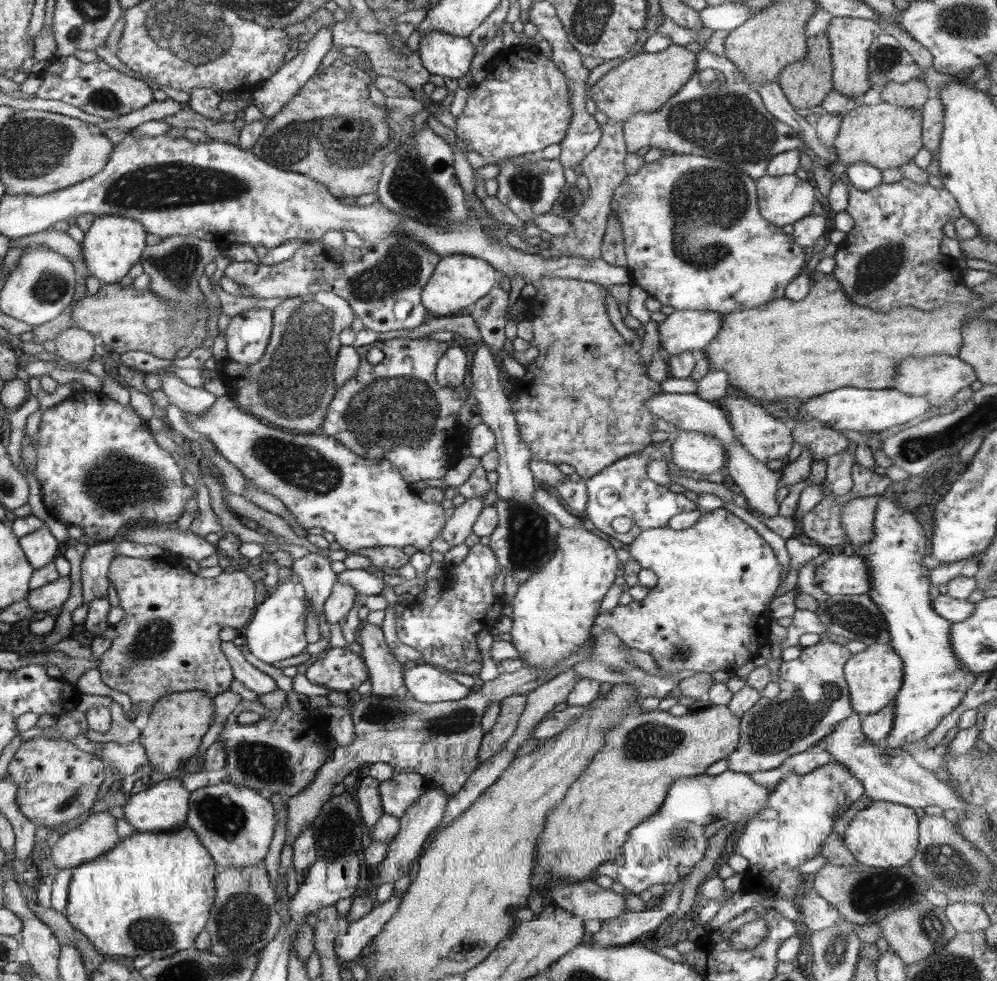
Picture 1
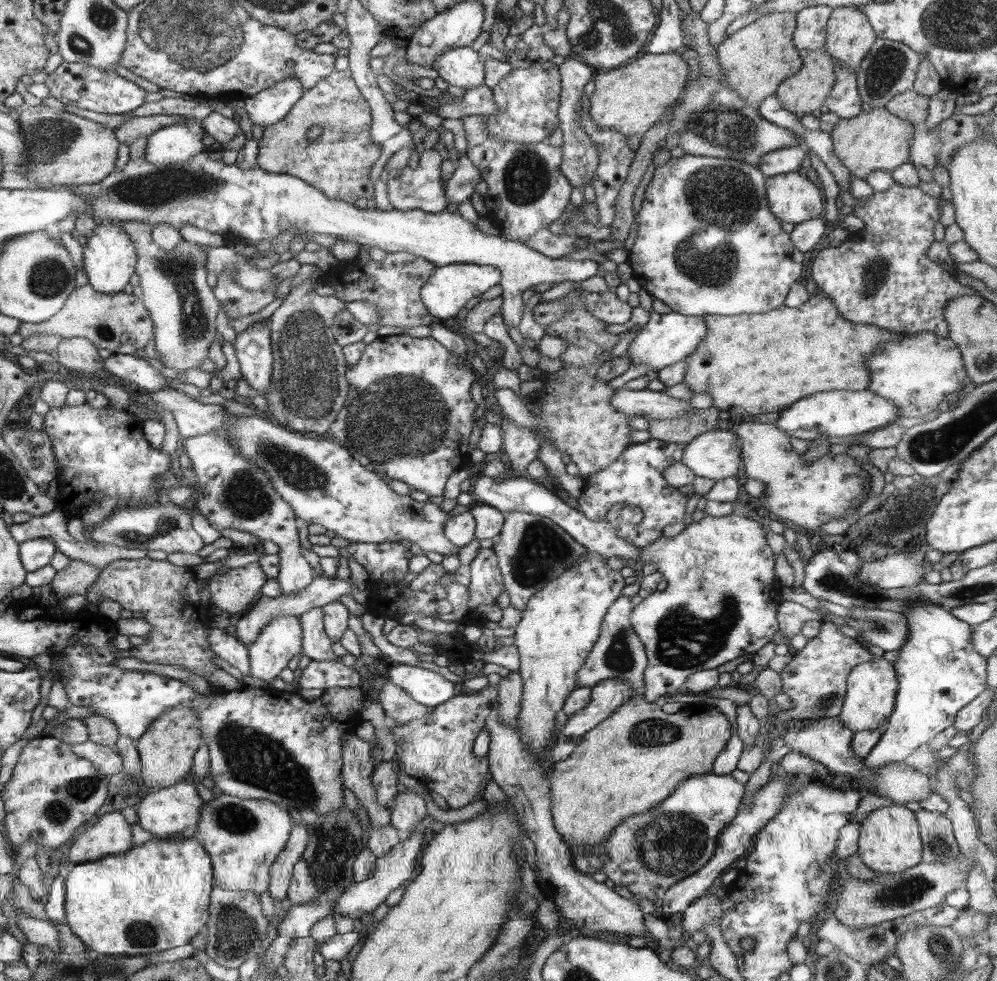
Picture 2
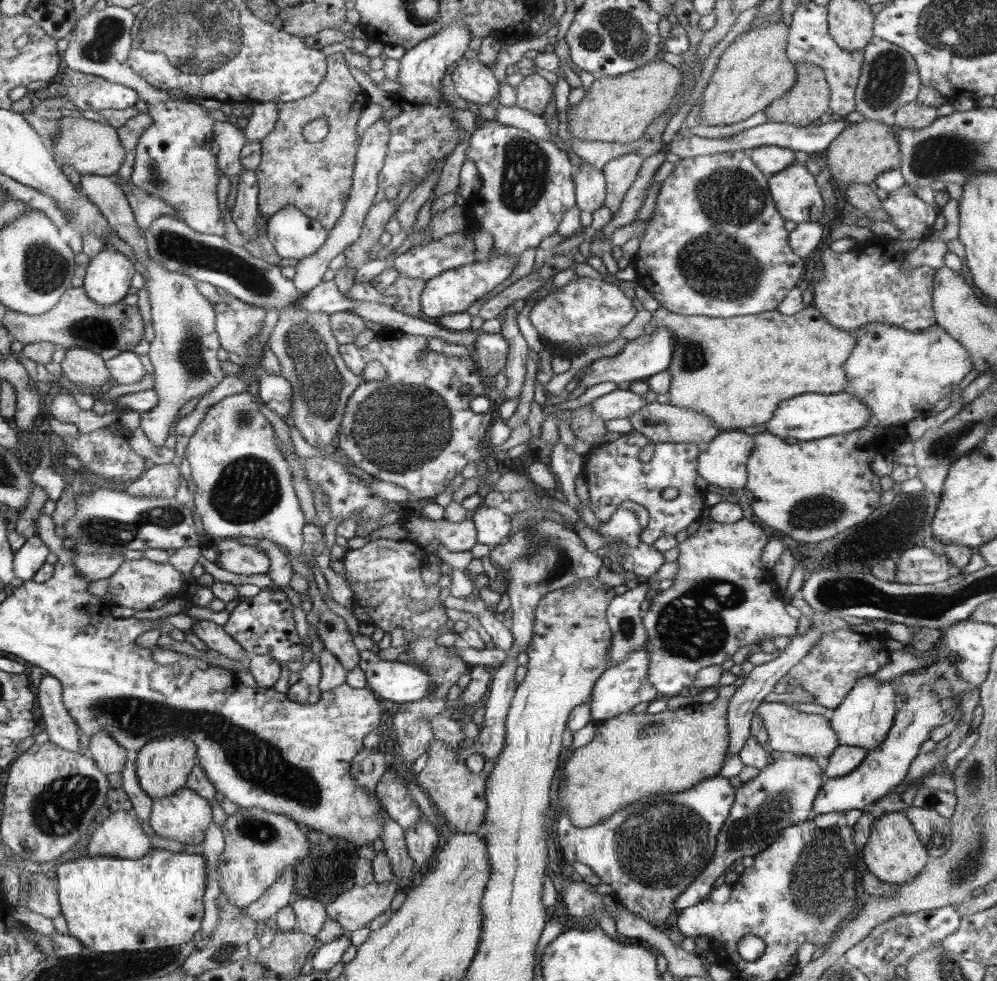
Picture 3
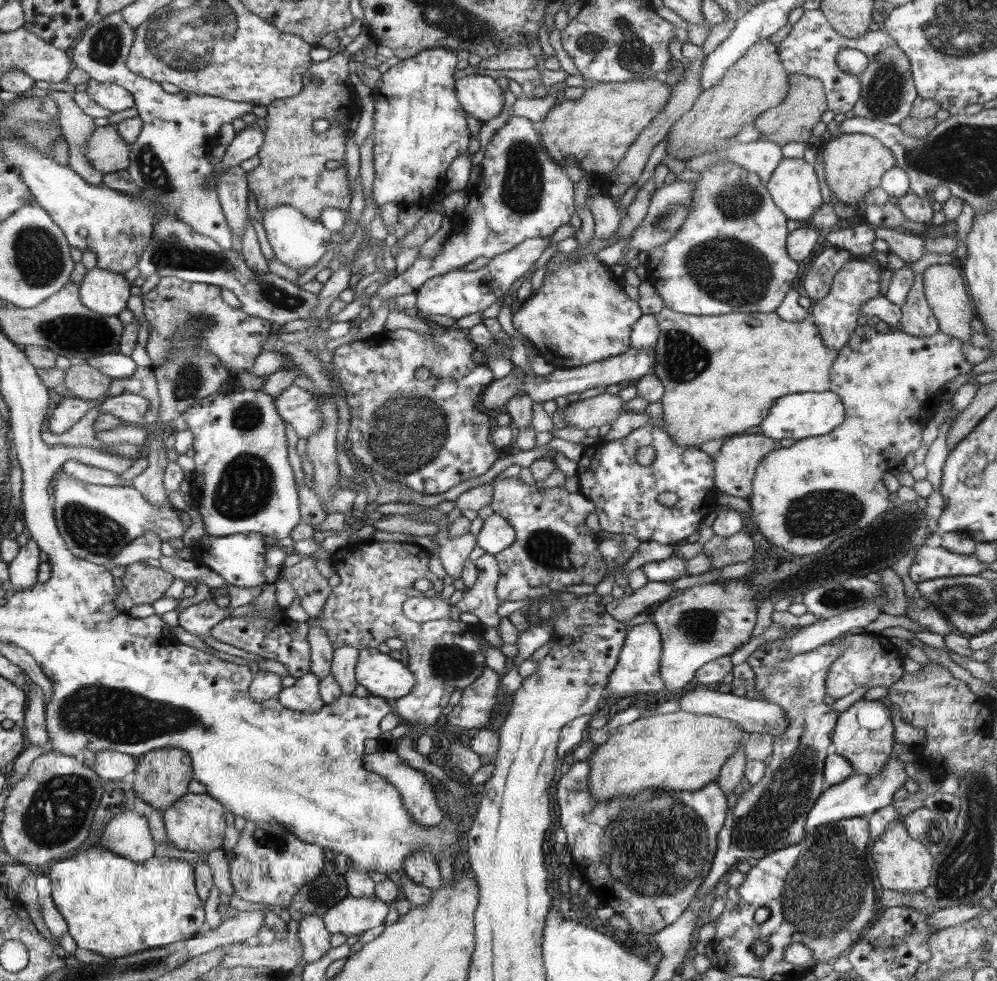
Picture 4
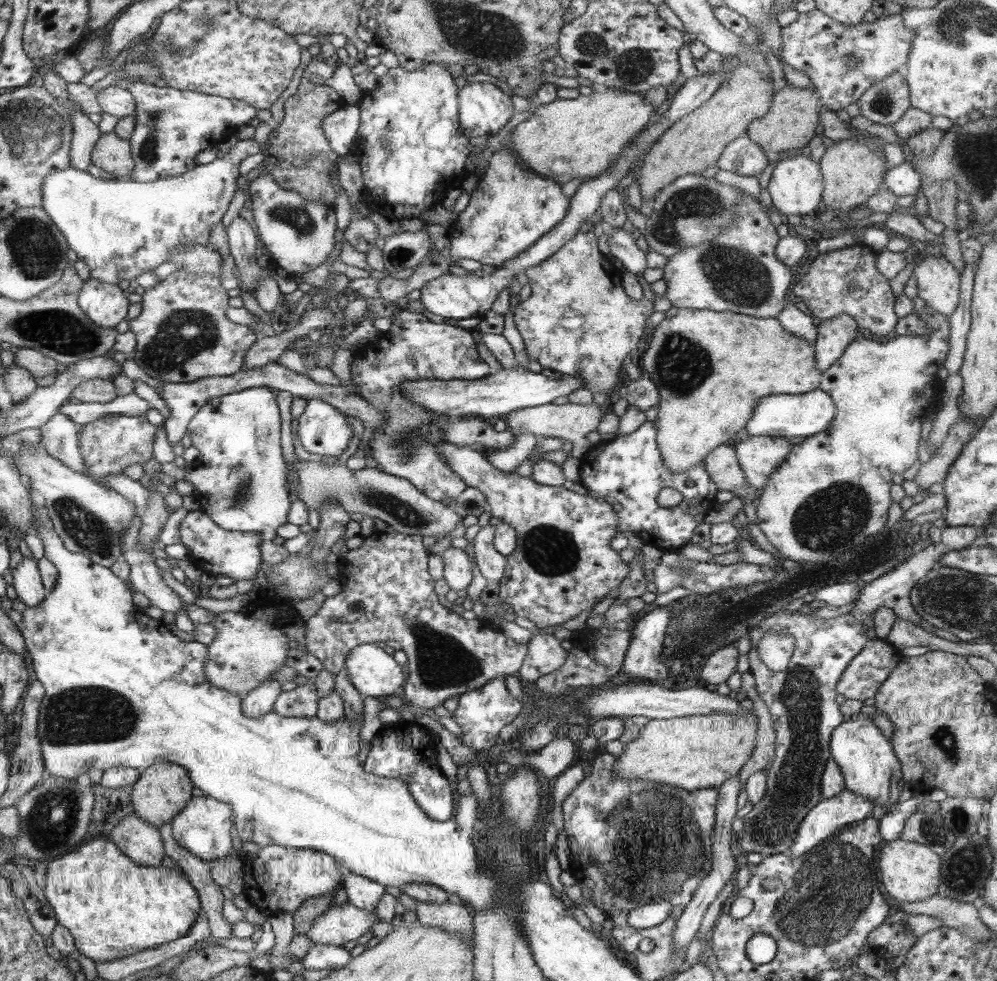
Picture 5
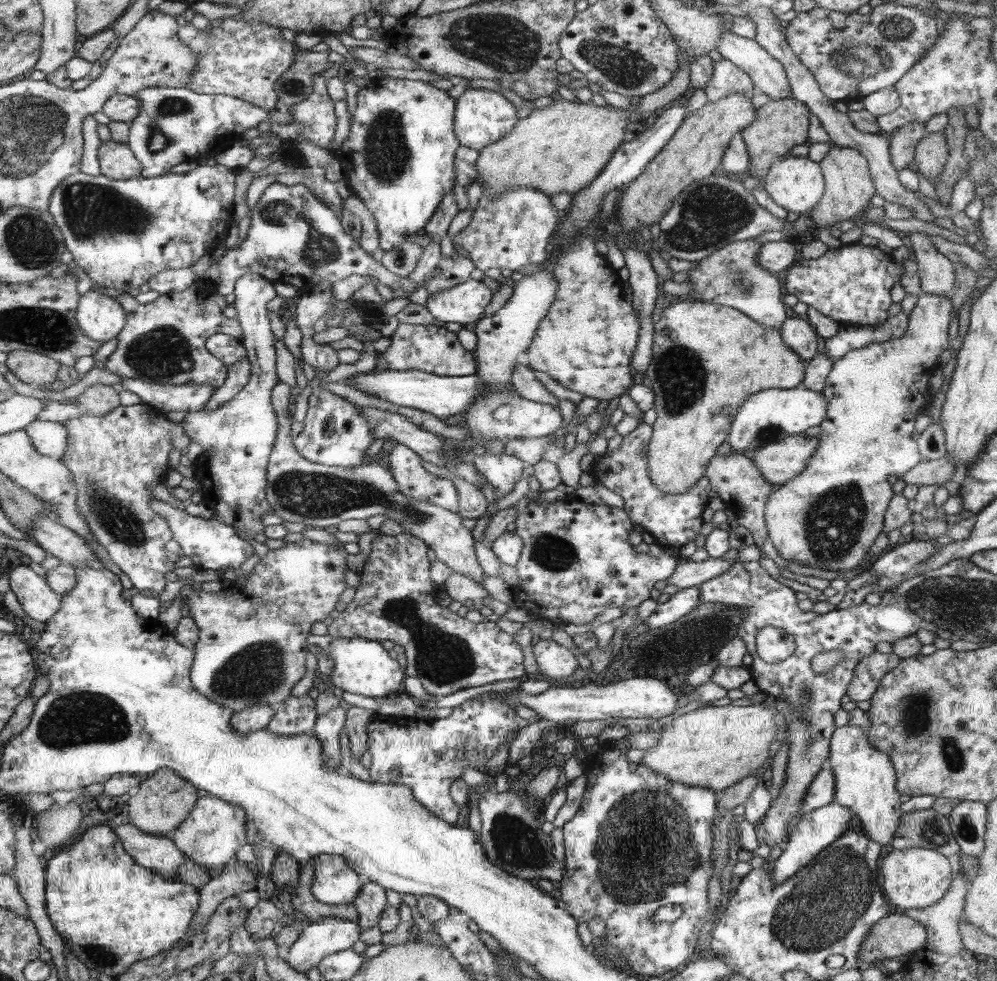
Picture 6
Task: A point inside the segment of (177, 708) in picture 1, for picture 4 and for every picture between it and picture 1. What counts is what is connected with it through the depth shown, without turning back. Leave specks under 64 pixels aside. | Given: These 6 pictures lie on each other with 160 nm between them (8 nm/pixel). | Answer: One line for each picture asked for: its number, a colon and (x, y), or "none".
2: (166, 750)
3: (162, 766)
4: (163, 775)

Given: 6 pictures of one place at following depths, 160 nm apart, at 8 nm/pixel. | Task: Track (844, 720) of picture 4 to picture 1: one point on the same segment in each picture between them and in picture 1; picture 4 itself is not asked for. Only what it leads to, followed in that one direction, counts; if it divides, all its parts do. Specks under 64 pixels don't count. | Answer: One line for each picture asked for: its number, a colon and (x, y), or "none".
1: (873, 676)
2: (871, 686)
3: (865, 717)

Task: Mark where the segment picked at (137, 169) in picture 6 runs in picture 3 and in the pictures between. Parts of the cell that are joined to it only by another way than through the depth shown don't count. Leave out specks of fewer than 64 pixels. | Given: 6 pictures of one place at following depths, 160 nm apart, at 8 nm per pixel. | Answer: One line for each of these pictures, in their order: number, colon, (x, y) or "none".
3: (91, 147)
4: (107, 151)
5: (112, 153)

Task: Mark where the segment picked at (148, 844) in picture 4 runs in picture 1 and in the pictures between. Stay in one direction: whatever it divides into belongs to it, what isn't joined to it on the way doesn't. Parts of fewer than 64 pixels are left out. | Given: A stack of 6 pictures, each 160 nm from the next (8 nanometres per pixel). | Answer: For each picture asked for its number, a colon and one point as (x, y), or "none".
1: (97, 834)
2: (109, 834)
3: (119, 835)

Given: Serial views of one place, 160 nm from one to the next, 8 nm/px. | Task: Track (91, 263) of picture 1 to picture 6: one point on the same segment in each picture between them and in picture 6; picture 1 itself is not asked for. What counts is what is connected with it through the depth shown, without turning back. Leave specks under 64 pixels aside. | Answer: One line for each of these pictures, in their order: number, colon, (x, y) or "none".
2: (109, 257)
3: (107, 279)
4: (105, 292)
5: (105, 304)
6: (101, 317)

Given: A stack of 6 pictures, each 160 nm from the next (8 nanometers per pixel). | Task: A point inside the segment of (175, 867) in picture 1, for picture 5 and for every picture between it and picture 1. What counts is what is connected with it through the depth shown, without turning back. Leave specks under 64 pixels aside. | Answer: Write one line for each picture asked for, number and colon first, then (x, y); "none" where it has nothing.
2: (155, 897)
3: (110, 904)
4: (113, 906)
5: (114, 907)

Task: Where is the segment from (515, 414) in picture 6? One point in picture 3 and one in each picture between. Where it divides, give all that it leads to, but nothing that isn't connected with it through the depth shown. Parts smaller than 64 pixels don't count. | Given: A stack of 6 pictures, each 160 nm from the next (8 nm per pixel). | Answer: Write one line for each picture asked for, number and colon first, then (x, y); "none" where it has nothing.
3: (619, 403)
4: (602, 409)
5: (571, 422)

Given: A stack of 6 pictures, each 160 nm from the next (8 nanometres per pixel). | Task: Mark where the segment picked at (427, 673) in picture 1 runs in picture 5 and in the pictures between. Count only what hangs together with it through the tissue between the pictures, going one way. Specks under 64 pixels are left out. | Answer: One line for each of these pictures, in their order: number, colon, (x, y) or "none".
2: (425, 686)
3: (399, 682)
4: (383, 676)
5: (373, 672)

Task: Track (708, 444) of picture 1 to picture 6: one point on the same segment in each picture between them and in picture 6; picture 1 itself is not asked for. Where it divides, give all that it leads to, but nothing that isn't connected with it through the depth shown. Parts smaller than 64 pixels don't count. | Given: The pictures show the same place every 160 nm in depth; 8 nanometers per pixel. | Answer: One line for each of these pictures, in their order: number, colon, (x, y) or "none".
2: (715, 455)
3: (723, 462)
4: (734, 466)
5: (759, 456)
6: (779, 462)

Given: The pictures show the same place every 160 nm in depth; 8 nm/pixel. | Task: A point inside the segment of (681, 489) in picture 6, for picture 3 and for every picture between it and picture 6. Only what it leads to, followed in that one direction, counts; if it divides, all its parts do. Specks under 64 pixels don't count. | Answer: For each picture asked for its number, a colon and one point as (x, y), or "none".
3: (737, 370)
4: (721, 374)
5: (708, 383)

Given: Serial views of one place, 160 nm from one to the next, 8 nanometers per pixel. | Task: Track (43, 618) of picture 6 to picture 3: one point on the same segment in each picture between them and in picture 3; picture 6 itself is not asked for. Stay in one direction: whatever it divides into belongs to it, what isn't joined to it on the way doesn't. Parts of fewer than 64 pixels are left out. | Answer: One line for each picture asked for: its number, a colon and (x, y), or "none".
3: (31, 557)
4: (23, 570)
5: (27, 581)

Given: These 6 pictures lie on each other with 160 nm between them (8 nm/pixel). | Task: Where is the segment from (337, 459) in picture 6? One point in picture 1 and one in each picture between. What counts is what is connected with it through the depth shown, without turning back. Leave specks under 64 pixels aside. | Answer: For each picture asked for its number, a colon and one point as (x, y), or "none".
1: (248, 335)
2: (253, 347)
3: (276, 392)
4: (298, 406)
5: (324, 432)

